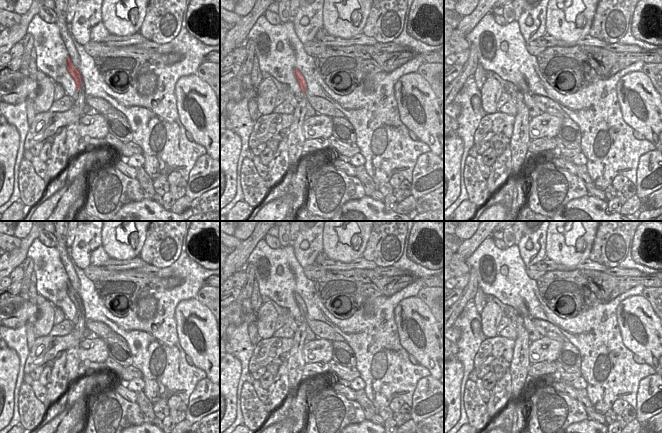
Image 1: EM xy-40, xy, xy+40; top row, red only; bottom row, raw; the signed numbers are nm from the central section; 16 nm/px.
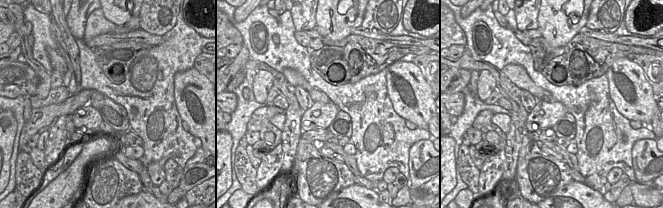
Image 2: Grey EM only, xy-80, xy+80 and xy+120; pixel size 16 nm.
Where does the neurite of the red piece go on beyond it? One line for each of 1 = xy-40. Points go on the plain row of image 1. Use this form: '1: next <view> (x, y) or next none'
1: next none

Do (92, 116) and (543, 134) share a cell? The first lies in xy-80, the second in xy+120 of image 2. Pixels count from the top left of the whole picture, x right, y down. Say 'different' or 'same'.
different

